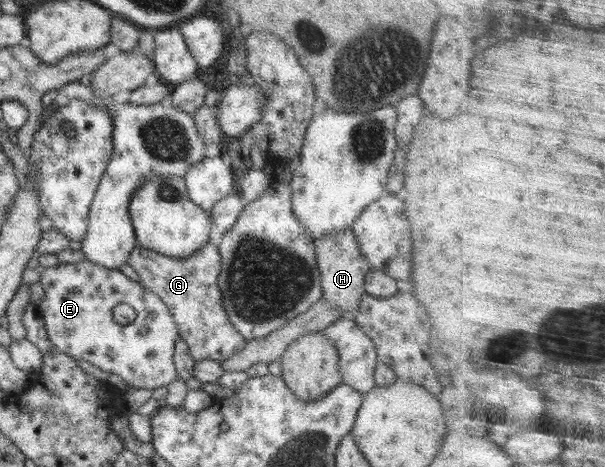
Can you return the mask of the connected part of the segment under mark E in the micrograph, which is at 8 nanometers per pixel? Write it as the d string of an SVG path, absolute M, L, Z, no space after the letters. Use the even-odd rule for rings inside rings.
M86 258L74 263L59 262L55 266L44 268L39 281L44 289L44 298L40 304L35 305L35 310L44 321L48 339L58 351L74 359L82 358L112 376L116 374L128 386L134 386L134 389L154 390L161 386L166 387L179 378L173 361L176 350L174 344L179 336L178 327L169 308L155 292L130 279L118 269L94 264ZM117 304L129 304L134 308L138 315L134 322L126 325L114 322L113 310Z

